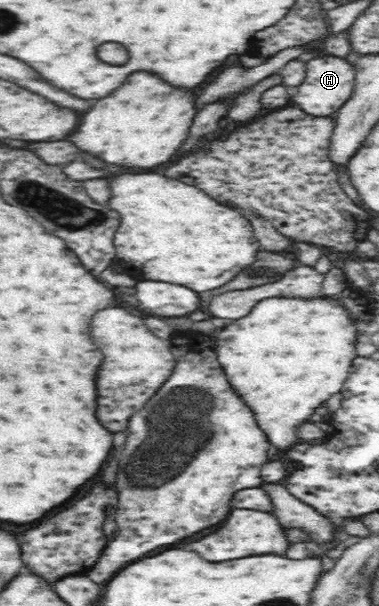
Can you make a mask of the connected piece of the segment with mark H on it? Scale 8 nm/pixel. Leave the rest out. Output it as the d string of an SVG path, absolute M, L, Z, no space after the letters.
M321 55L306 61L305 81L292 90L293 101L307 115L328 117L338 111L353 94L356 82L356 66L344 57Z

